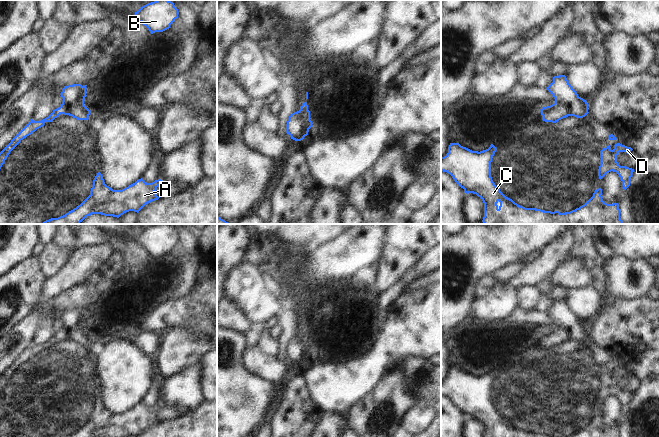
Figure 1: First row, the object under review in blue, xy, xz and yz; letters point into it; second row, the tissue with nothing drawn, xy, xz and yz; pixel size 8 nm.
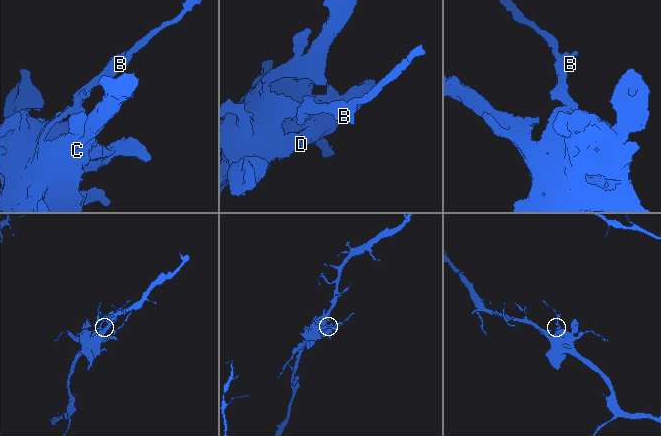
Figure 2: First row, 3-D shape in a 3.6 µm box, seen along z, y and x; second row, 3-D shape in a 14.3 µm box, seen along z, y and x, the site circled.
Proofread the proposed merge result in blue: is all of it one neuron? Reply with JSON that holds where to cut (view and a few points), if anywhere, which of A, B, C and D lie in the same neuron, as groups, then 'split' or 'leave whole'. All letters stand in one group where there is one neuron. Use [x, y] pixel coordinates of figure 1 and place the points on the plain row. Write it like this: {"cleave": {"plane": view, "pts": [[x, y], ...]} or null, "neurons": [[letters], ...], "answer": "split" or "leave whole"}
{"cleave": null, "neurons": [["A", "B", "C", "D"]], "answer": "leave whole"}

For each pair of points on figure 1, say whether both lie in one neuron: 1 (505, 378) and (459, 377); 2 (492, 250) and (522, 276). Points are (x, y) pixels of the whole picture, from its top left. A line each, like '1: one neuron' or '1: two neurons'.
1: one neuron
2: two neurons

